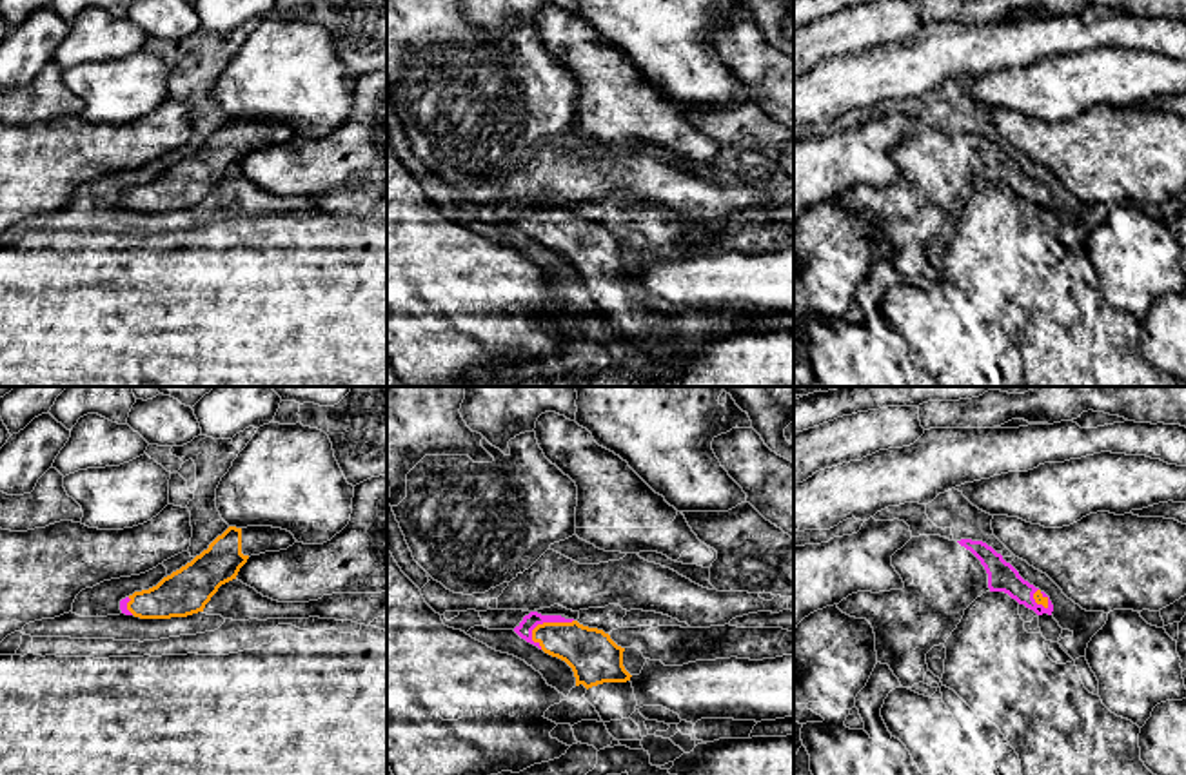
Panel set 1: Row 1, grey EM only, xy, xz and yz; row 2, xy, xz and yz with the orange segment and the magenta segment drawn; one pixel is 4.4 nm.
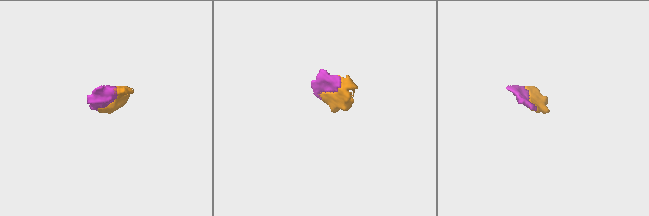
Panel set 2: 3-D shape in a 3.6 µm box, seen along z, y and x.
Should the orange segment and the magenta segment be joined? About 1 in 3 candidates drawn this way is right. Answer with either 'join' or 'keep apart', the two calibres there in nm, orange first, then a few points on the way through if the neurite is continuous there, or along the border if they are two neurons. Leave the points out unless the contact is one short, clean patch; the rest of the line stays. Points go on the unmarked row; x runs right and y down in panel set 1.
join; calibres 220 and 70 nm

